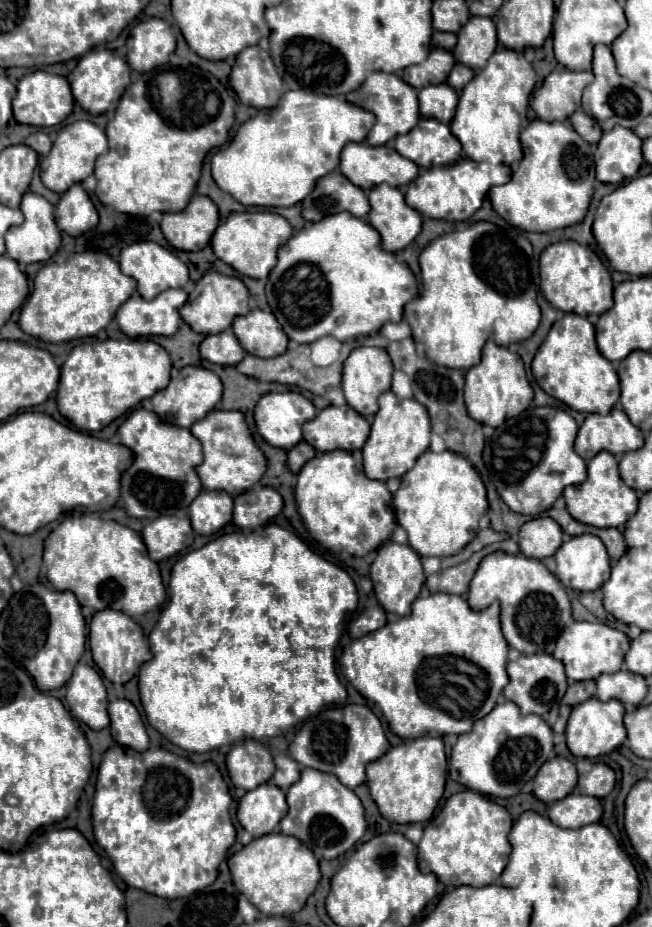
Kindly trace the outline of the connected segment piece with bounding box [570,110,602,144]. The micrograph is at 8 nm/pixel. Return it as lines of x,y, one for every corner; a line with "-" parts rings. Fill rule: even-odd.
578,110
570,116
570,124
588,144
596,144
602,136
602,130
598,128
598,124
590,116
586,116
582,110

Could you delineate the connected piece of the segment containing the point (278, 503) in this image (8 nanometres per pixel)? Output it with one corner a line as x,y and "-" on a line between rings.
254,486
234,498
234,524
254,530
280,514
282,506
282,496
276,490
268,486

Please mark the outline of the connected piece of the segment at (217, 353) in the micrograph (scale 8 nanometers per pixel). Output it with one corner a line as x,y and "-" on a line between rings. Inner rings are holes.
232,330
206,336
200,344
200,356
212,364
224,364
224,366
234,366
238,360
244,356
244,348
238,344
236,336

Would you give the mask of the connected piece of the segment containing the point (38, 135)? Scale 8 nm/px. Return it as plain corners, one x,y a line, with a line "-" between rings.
34,132
34,134
30,134
30,136
24,140
24,144
30,146
30,148
34,148
40,156
46,156
46,154
50,152
50,146
52,146
48,134
44,134
44,132

